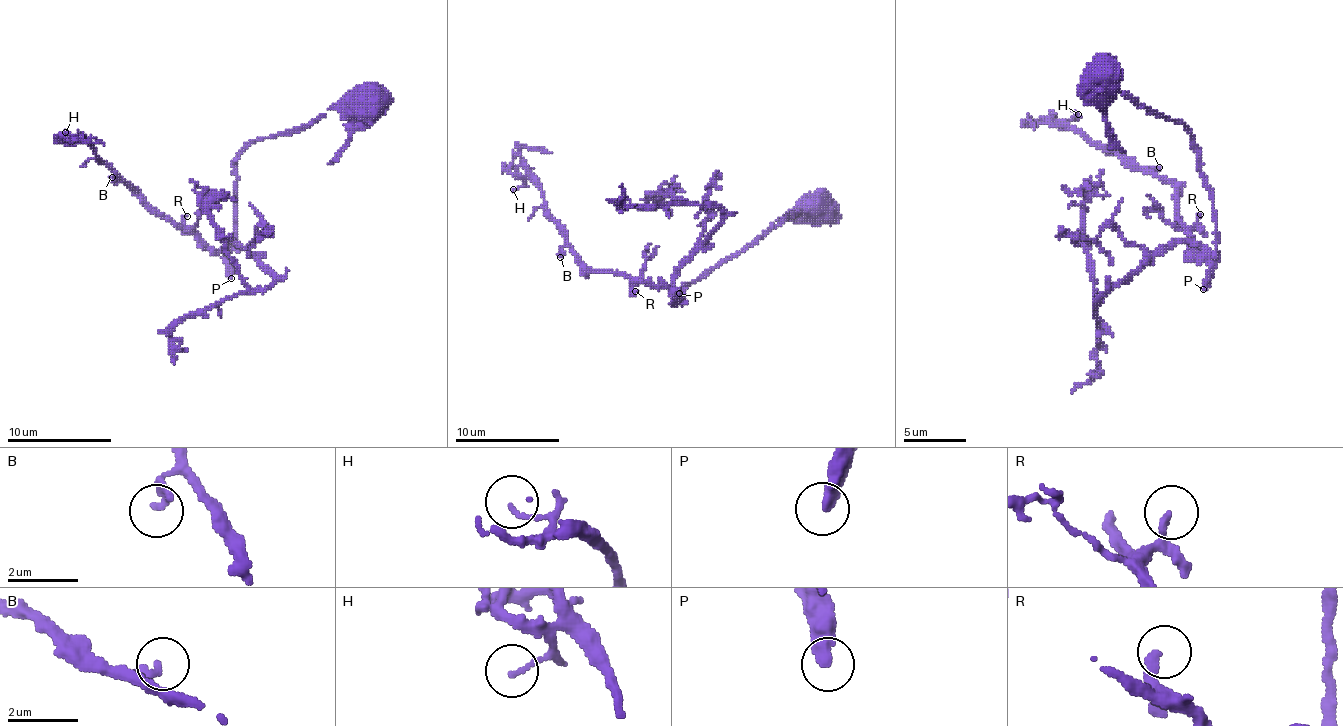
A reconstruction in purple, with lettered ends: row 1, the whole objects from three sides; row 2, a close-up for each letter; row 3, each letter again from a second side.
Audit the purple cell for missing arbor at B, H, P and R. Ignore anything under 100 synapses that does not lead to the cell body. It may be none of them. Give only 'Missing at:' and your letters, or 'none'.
Missing at: P

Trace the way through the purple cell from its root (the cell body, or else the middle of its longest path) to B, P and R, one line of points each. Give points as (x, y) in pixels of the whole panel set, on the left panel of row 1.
B: (362, 101), (338, 101), (312, 125), (257, 138), (239, 156), (229, 247), (210, 250), (112, 177)
P: (362, 101), (338, 101), (312, 125), (257, 138), (239, 156), (234, 166), (231, 278)
R: (362, 101), (338, 101), (312, 125), (257, 138), (239, 156), (229, 247), (210, 250), (184, 224), (187, 216)

